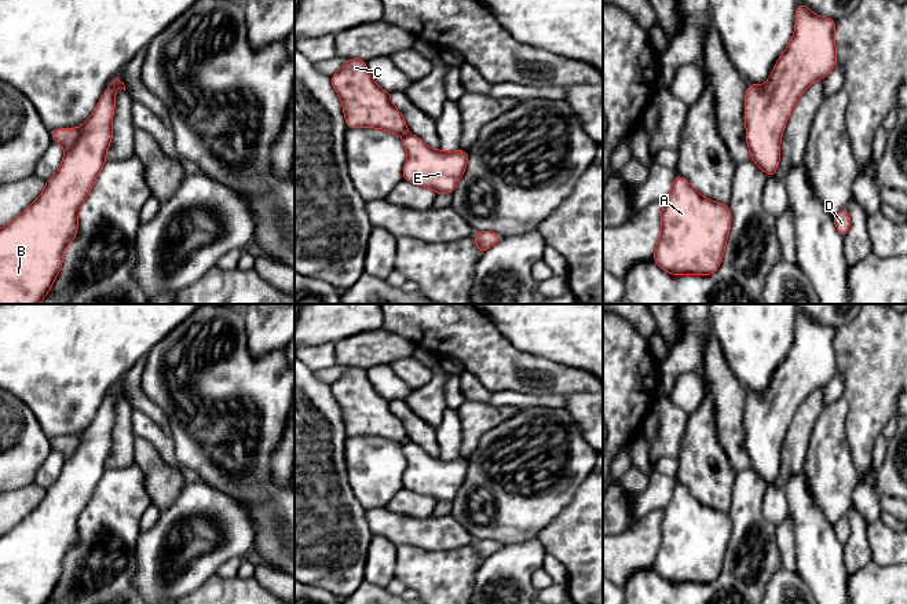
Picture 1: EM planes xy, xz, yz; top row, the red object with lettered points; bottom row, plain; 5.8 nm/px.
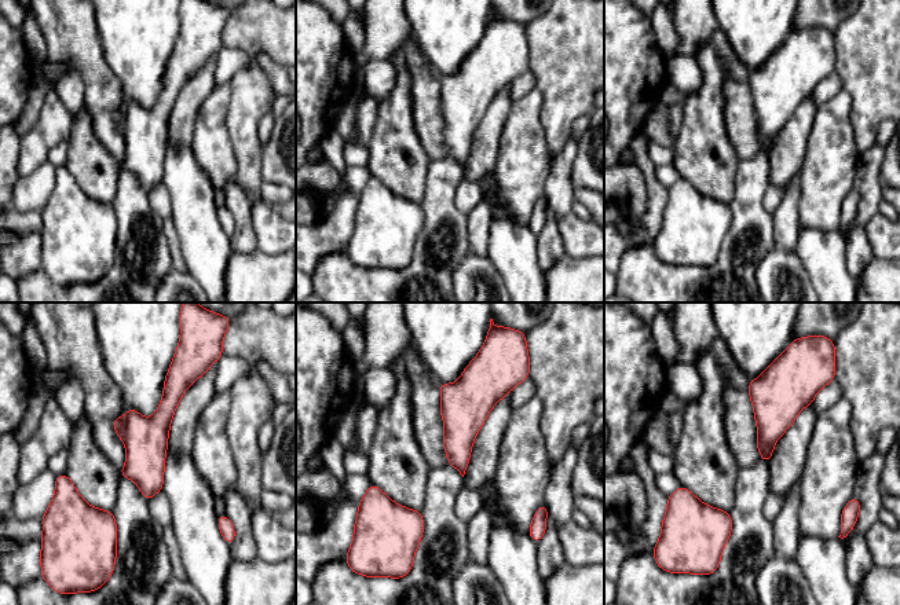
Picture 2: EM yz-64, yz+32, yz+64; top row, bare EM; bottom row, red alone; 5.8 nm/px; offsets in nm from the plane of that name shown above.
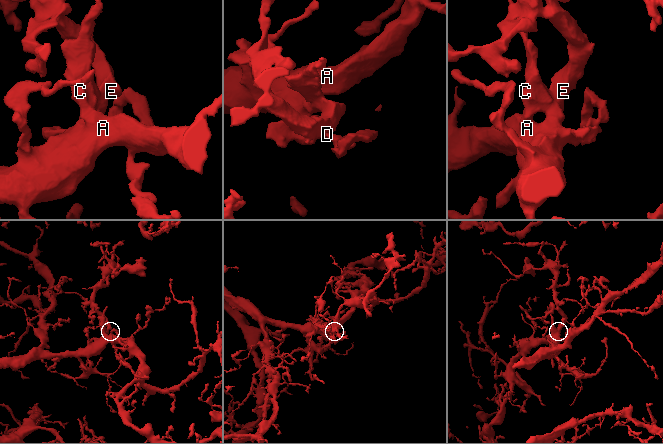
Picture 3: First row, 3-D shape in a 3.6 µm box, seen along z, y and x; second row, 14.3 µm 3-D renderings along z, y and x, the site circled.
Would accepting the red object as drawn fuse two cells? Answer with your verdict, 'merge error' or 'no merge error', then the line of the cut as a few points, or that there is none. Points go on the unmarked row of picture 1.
no merge error; cut none

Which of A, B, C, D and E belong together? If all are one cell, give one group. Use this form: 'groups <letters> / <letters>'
groups A B C D E

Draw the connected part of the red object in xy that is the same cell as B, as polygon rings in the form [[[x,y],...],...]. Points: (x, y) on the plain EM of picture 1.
[[[120,384],[111,388],[95,420],[80,435],[50,439],[52,450],[63,454],[65,464],[58,480],[47,488],[41,504],[12,530],[0,537],[0,604],[48,603],[59,582],[65,556],[77,543],[78,519],[106,471],[106,460],[113,447],[116,395],[125,399]]]

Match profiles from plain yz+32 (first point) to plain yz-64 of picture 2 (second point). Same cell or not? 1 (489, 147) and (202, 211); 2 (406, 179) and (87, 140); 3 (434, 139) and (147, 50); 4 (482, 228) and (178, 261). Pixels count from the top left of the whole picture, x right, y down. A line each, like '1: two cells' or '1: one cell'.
1: two cells
2: one cell
3: two cells
4: one cell

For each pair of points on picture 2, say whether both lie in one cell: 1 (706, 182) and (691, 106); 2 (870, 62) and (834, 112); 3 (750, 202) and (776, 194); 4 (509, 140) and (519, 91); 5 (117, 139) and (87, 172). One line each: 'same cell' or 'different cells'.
1: same cell
2: different cells
3: different cells
4: different cells
5: different cells

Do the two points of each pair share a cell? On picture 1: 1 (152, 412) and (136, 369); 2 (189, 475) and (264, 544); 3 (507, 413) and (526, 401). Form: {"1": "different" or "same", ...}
{"1": "same", "2": "different", "3": "different"}

